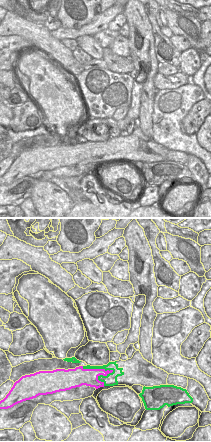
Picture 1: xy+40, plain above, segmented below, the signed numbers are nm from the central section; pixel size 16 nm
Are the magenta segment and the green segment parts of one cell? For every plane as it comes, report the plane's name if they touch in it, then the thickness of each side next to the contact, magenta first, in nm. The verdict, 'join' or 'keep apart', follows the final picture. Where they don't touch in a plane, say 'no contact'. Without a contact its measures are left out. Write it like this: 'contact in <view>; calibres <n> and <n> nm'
contact in xy+40; calibres 280 and 190 nm

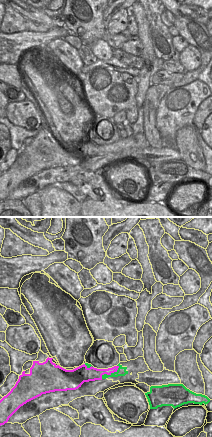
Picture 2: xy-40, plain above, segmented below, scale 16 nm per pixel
contact in xy-40; calibres 190 and 140 nm

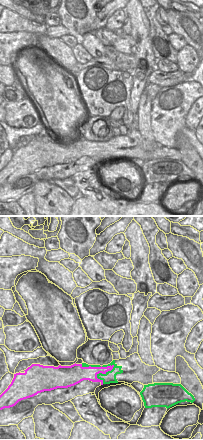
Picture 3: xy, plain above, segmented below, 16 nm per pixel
contact in xy; calibres 220 and 190 nm

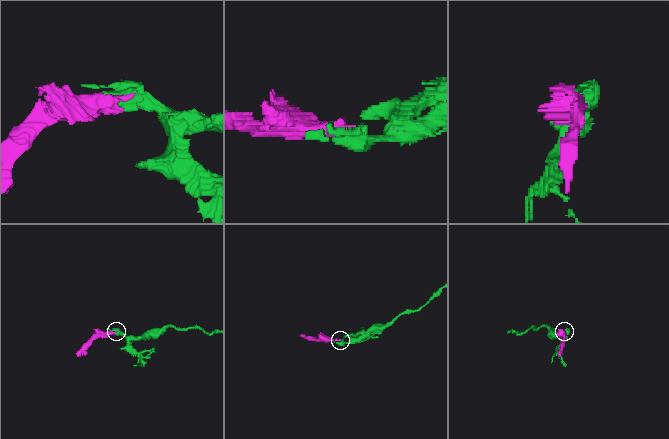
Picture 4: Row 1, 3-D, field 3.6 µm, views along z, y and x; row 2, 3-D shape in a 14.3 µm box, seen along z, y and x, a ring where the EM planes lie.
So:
keep apart

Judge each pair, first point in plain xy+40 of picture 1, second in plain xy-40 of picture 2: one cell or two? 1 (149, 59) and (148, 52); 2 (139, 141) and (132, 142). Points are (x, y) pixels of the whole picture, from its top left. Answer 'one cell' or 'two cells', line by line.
1: one cell
2: one cell

